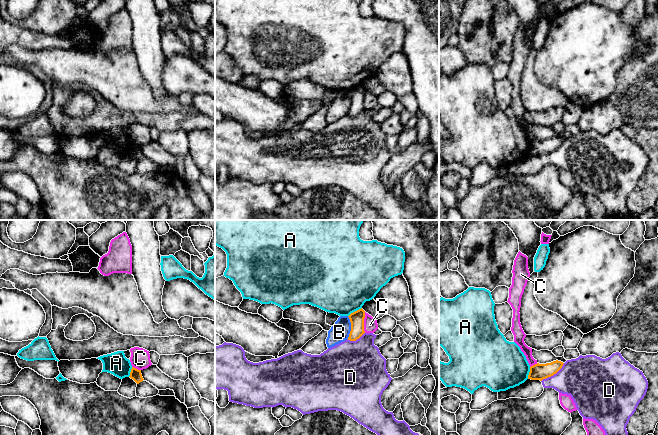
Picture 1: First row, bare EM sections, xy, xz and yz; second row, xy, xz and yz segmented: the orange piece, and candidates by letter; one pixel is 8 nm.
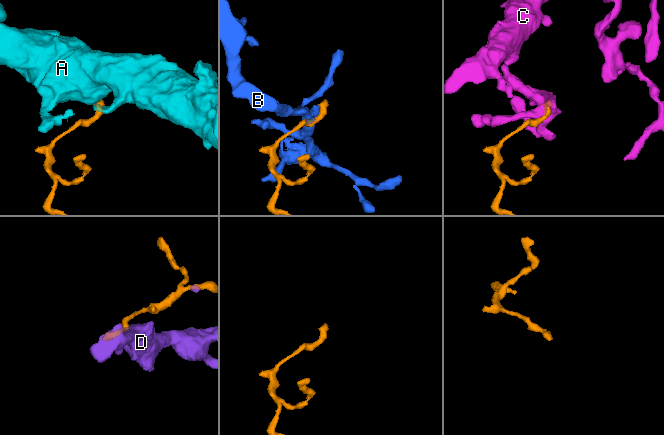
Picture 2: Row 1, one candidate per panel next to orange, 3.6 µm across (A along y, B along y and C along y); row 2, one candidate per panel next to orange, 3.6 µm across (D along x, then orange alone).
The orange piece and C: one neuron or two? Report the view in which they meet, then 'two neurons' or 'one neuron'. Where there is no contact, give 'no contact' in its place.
contact in xz; two neurons

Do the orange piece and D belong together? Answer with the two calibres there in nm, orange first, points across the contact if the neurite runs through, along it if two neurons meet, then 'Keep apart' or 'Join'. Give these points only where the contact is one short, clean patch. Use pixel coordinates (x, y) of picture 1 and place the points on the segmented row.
Thickness 130 nm (orange) against 340 nm. Boundary: yz (564, 363), (555, 373), (541, 381). Keep apart

